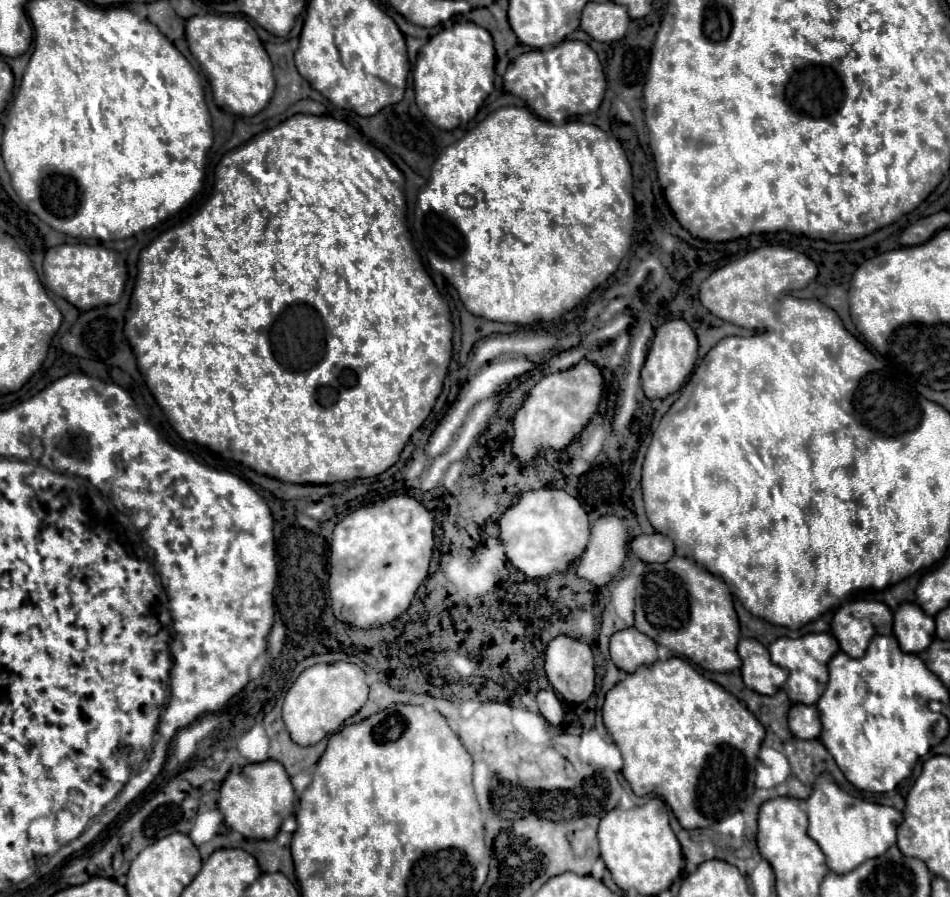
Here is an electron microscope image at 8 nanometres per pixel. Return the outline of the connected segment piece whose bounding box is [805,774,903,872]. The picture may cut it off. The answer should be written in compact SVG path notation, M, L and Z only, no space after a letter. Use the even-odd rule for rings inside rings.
M825 774L819 776L813 794L805 800L805 808L809 816L807 834L819 844L821 852L827 856L827 866L833 872L851 872L851 868L857 868L863 860L881 856L891 848L891 844L895 844L897 826L903 822L903 814L899 810L853 798L839 790L839 786ZM823 796L827 798L825 802L821 800Z

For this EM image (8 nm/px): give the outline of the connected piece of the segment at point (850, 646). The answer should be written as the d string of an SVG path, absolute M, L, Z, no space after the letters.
M847 602L833 616L831 632L843 652L861 658L875 634L891 634L891 616L883 602Z

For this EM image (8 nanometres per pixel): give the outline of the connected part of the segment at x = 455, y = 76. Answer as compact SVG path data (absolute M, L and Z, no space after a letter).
M455 24L435 34L421 50L413 70L413 88L419 110L441 130L463 128L493 90L495 48L491 34L473 24Z

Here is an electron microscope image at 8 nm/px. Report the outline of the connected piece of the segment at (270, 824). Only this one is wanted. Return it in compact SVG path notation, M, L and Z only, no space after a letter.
M277 760L247 764L239 772L231 772L225 778L219 794L219 810L225 816L225 824L245 838L273 838L279 832L281 822L293 812L293 804L293 784L283 764Z

